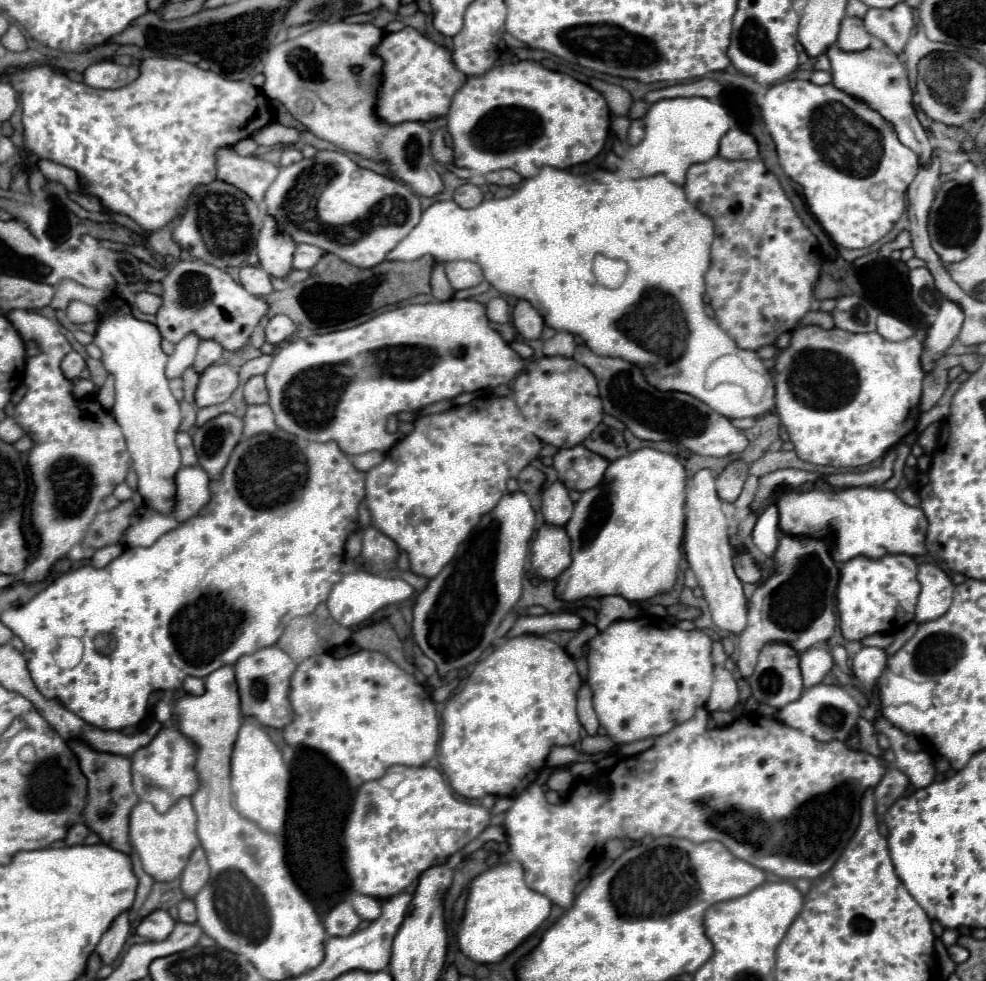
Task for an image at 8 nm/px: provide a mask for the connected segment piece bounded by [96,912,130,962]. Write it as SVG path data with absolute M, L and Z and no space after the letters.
M122 912L120 916L116 916L116 920L110 924L108 932L104 932L102 940L96 946L96 952L100 954L100 958L104 962L112 962L120 954L120 950L122 950L122 946L126 942L128 932L130 932L128 912Z

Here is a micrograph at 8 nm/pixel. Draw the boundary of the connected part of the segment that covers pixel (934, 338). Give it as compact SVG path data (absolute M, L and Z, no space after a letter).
M944 300L934 324L930 324L930 328L926 330L926 338L922 342L924 350L922 350L920 362L922 362L924 372L932 372L936 360L942 358L946 350L952 346L952 342L956 340L960 332L962 320L964 320L964 314L960 306L950 300Z

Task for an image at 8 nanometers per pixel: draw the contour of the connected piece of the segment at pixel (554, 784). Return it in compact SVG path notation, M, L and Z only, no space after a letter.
M556 768L556 770L552 770L550 772L550 776L548 776L548 780L546 780L546 786L550 788L550 790L556 790L556 792L568 792L568 788L572 786L572 774L568 772L568 770L564 770L564 768Z

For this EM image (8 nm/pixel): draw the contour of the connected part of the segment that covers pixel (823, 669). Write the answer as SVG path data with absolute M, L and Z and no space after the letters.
M824 646L808 648L800 656L800 674L804 680L804 688L812 688L822 682L822 678L834 668L832 654Z

